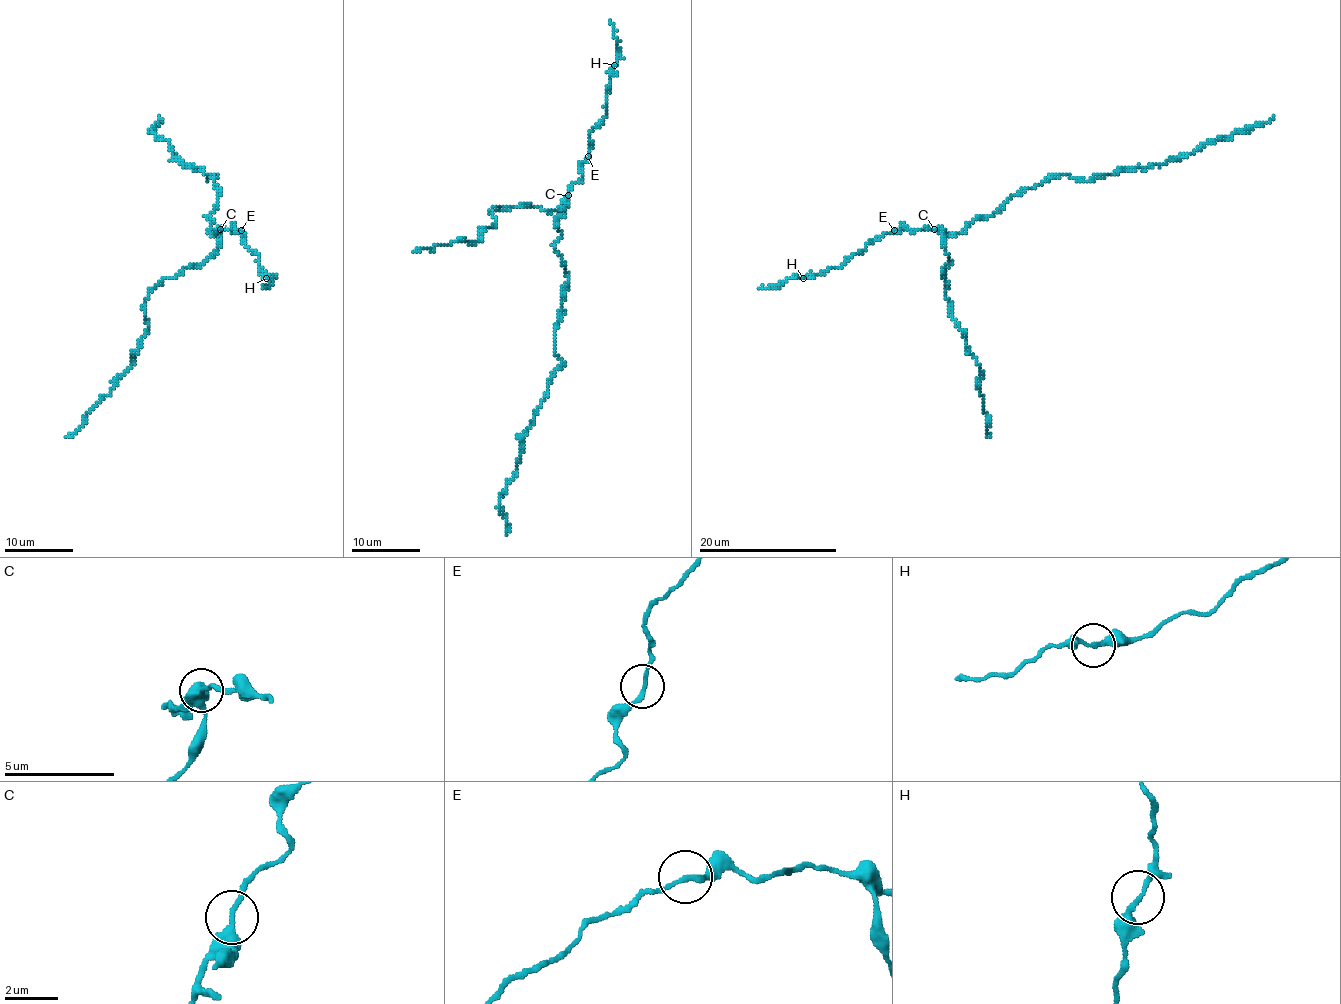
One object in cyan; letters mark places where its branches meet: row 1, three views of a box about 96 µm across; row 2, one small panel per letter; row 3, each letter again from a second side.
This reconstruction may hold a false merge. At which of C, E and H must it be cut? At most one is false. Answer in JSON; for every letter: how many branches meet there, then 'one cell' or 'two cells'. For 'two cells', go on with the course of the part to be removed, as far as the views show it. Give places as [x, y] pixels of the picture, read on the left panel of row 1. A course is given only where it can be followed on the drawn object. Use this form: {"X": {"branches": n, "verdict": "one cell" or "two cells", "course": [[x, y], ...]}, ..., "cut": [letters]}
{"C": {"branches": 2, "verdict": "one cell"}, "E": {"branches": 2, "verdict": "one cell"}, "H": {"branches": 2, "verdict": "one cell"}, "cut": []}

